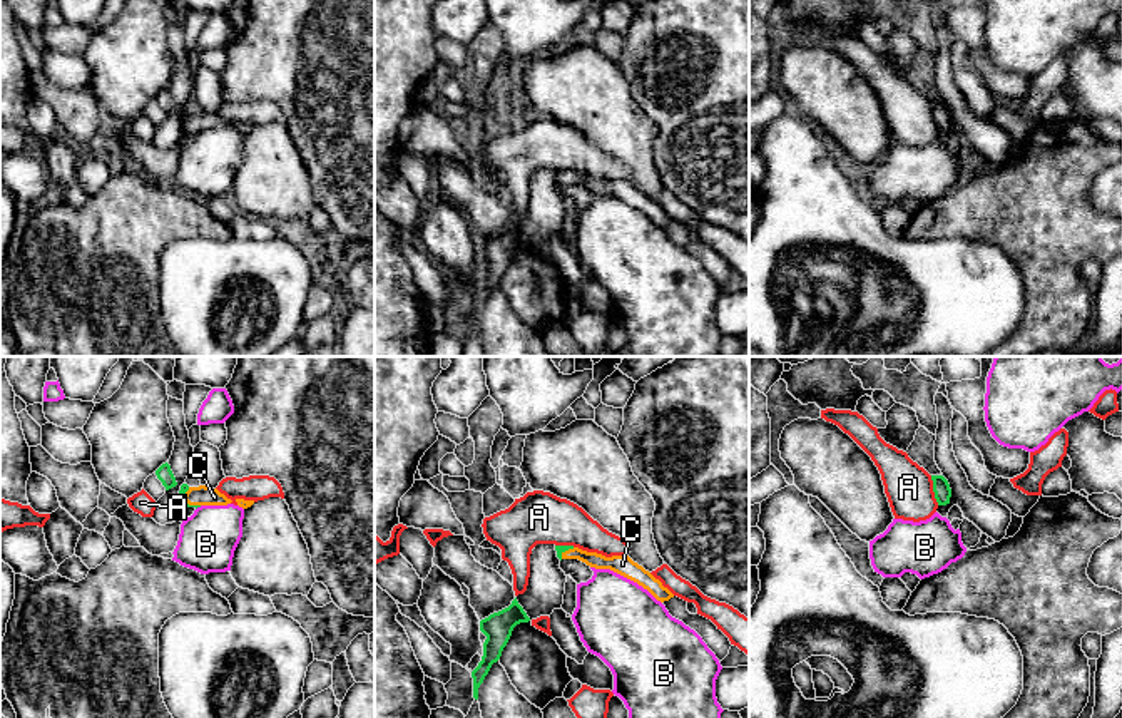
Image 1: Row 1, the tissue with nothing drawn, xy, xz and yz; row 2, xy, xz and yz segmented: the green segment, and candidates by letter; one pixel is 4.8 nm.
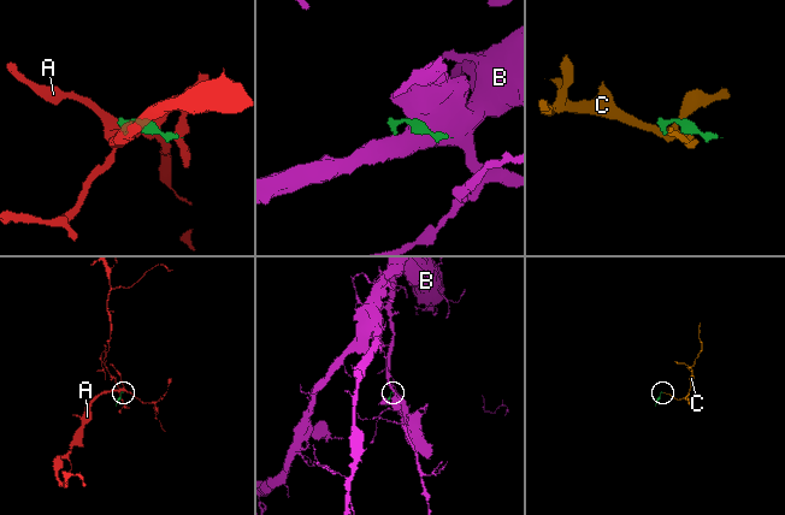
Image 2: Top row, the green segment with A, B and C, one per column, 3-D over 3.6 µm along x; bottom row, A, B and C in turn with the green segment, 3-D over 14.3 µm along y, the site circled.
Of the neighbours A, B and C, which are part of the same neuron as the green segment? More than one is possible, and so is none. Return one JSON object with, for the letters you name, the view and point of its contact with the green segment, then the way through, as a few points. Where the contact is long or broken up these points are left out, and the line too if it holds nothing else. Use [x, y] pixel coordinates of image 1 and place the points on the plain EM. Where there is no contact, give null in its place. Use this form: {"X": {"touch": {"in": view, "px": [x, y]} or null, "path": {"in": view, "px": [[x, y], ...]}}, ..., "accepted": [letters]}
{"C": {"touch": {"in": "xy", "px": [184, 126]}, "path": {"in": "xy", "px": [[184, 112], [184, 126], [196, 121]]}}, "accepted": ["C"]}

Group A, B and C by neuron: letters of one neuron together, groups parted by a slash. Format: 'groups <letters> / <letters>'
groups A / B / C

